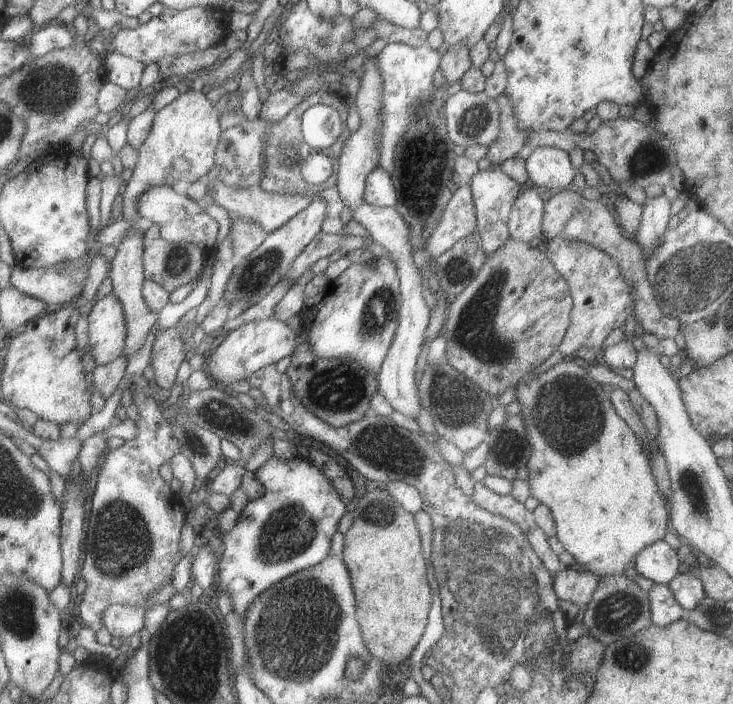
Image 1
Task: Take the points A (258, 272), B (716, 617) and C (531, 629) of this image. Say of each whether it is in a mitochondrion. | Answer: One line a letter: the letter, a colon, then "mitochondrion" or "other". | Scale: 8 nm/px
A: mitochondrion
B: mitochondrion
C: mitochondrion

